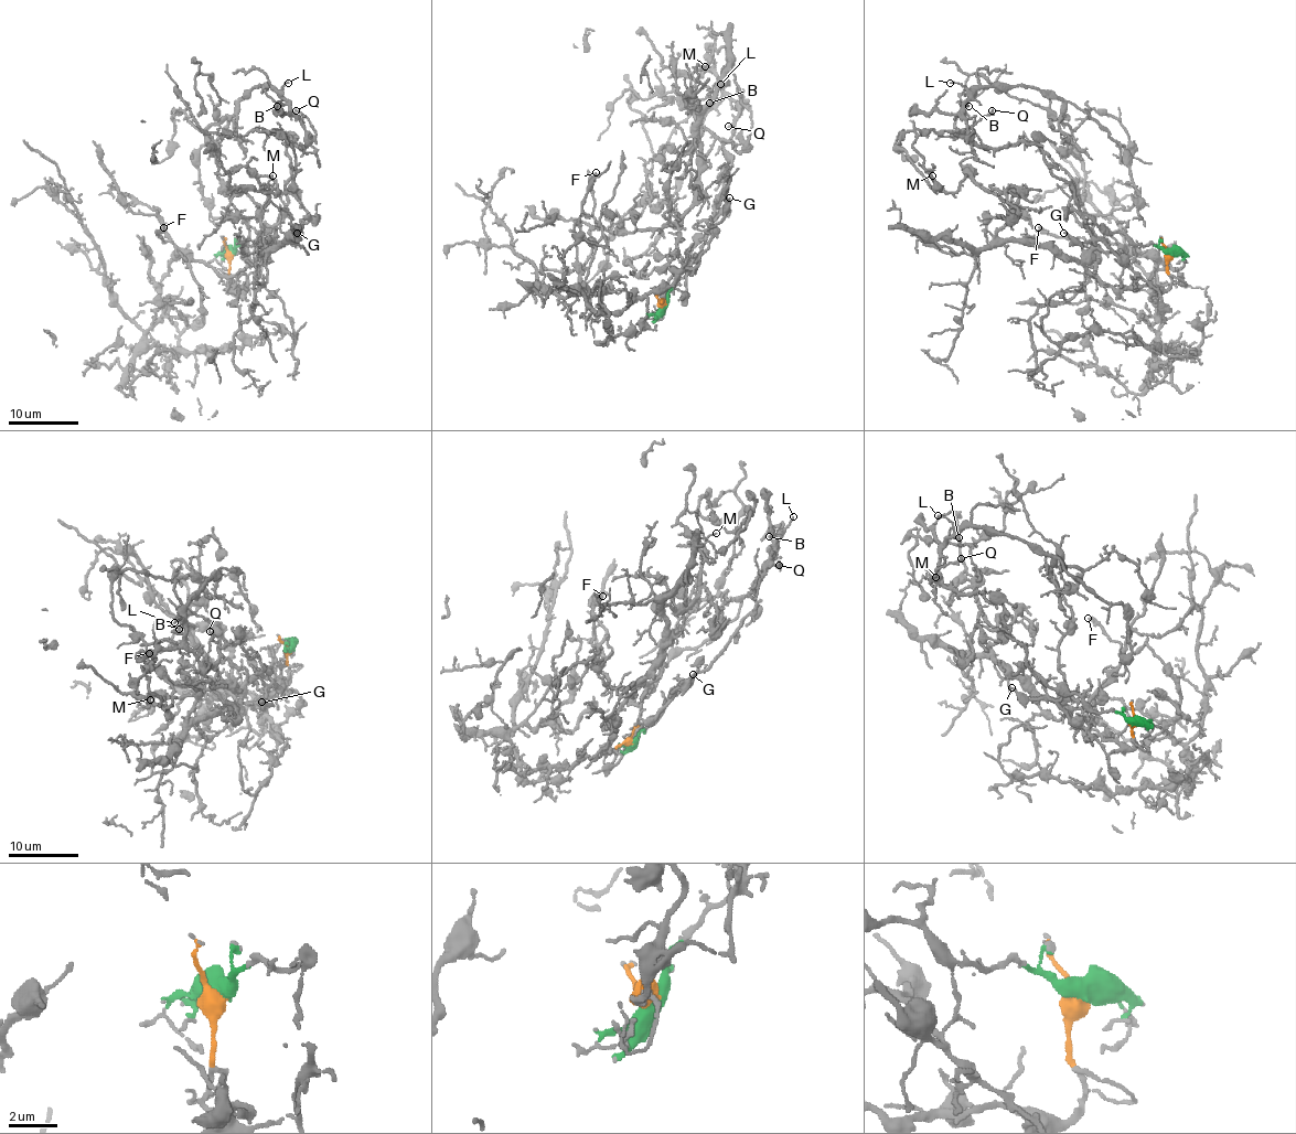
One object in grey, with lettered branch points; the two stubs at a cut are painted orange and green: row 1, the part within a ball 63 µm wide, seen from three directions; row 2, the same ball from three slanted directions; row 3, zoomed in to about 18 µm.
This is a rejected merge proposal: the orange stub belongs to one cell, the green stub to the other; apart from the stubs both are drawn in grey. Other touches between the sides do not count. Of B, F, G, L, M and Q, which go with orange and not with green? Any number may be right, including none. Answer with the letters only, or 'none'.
F, G, M

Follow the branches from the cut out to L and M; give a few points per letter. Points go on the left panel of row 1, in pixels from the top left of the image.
L: (231, 254), (267, 233), (287, 203), (287, 150), (293, 141), (307, 145), (304, 126), (284, 92), (289, 83)
M: (231, 254), (227, 284), (241, 289), (266, 247), (258, 177), (278, 191), (260, 191), (272, 174)

